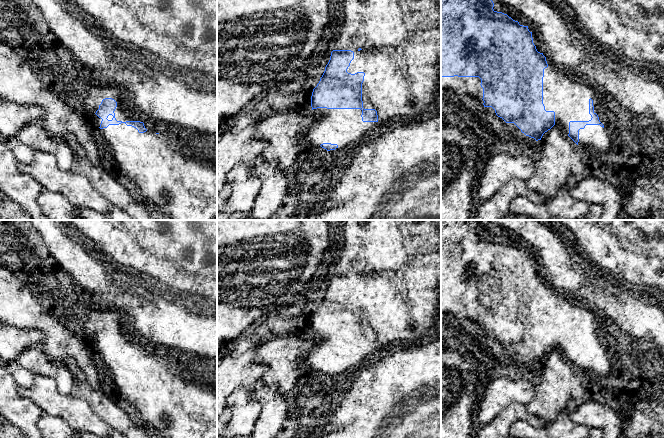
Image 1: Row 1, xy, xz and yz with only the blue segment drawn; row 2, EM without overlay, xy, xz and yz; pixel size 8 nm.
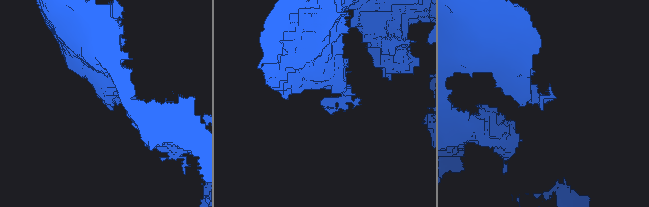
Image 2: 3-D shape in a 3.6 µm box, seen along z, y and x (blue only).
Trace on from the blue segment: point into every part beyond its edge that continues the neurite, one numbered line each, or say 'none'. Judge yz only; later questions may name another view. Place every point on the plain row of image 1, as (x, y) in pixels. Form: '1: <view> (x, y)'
1: yz (499, 231)
2: yz (593, 363)

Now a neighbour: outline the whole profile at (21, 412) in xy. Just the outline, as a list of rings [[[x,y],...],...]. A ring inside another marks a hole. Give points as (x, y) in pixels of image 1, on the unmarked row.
[[[0,367],[0,415],[18,428],[25,438],[44,438],[37,426],[44,413],[20,394],[16,380]]]

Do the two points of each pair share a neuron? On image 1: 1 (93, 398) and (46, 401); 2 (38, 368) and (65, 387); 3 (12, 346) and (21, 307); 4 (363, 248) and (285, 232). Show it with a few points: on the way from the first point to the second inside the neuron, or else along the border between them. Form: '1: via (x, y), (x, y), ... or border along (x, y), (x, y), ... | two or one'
1: border along (71, 395), (82, 398), (99, 416) | two
2: via (46, 368), (50, 368), (61, 379) | one
3: border along (10, 324), (20, 328), (36, 328), (39, 331) | two
4: border along (344, 230), (344, 245), (340, 259), (335, 266) | two

